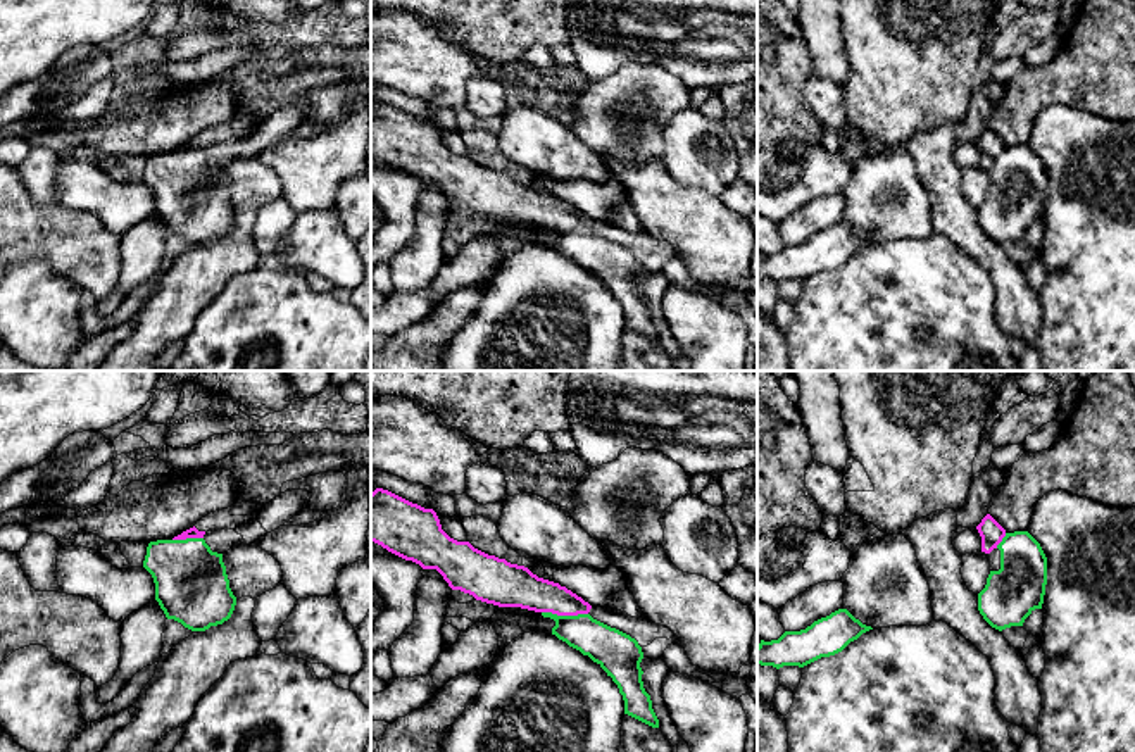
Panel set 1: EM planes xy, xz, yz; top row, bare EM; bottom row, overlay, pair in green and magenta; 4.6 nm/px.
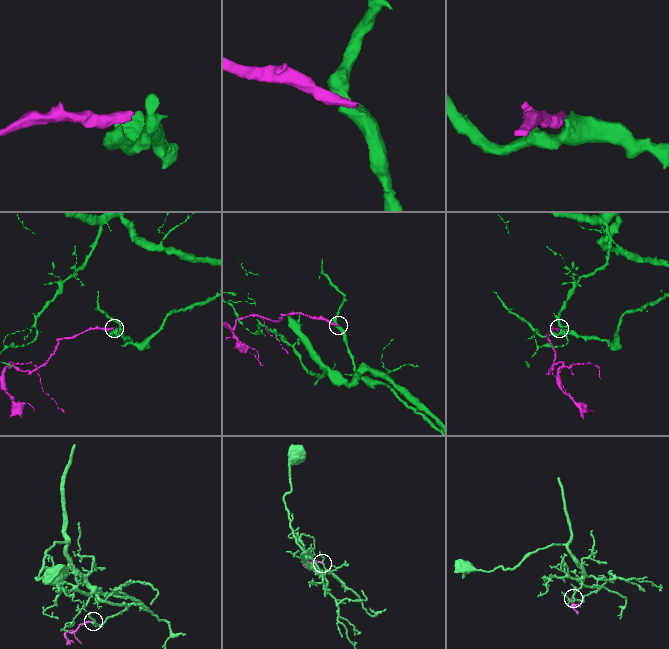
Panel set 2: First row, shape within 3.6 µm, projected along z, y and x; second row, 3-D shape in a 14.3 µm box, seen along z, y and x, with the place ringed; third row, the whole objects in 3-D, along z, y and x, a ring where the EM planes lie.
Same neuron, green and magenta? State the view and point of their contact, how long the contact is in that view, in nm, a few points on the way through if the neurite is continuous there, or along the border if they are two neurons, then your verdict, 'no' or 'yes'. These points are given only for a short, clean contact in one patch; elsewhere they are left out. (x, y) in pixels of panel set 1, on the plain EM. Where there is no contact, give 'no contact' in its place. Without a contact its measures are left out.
meets green in xz at (564, 230); contact 220 nm long; runs through xz (606, 259), (583, 247), (564, 230), (544, 209), (520, 200); yes

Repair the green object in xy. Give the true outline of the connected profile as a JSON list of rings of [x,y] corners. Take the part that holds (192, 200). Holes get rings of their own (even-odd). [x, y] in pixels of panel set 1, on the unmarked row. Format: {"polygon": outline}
{"polygon": [[[193,140],[172,154],[150,155],[143,174],[166,231],[191,245],[223,238],[236,219],[223,167],[212,166],[204,148]]]}

